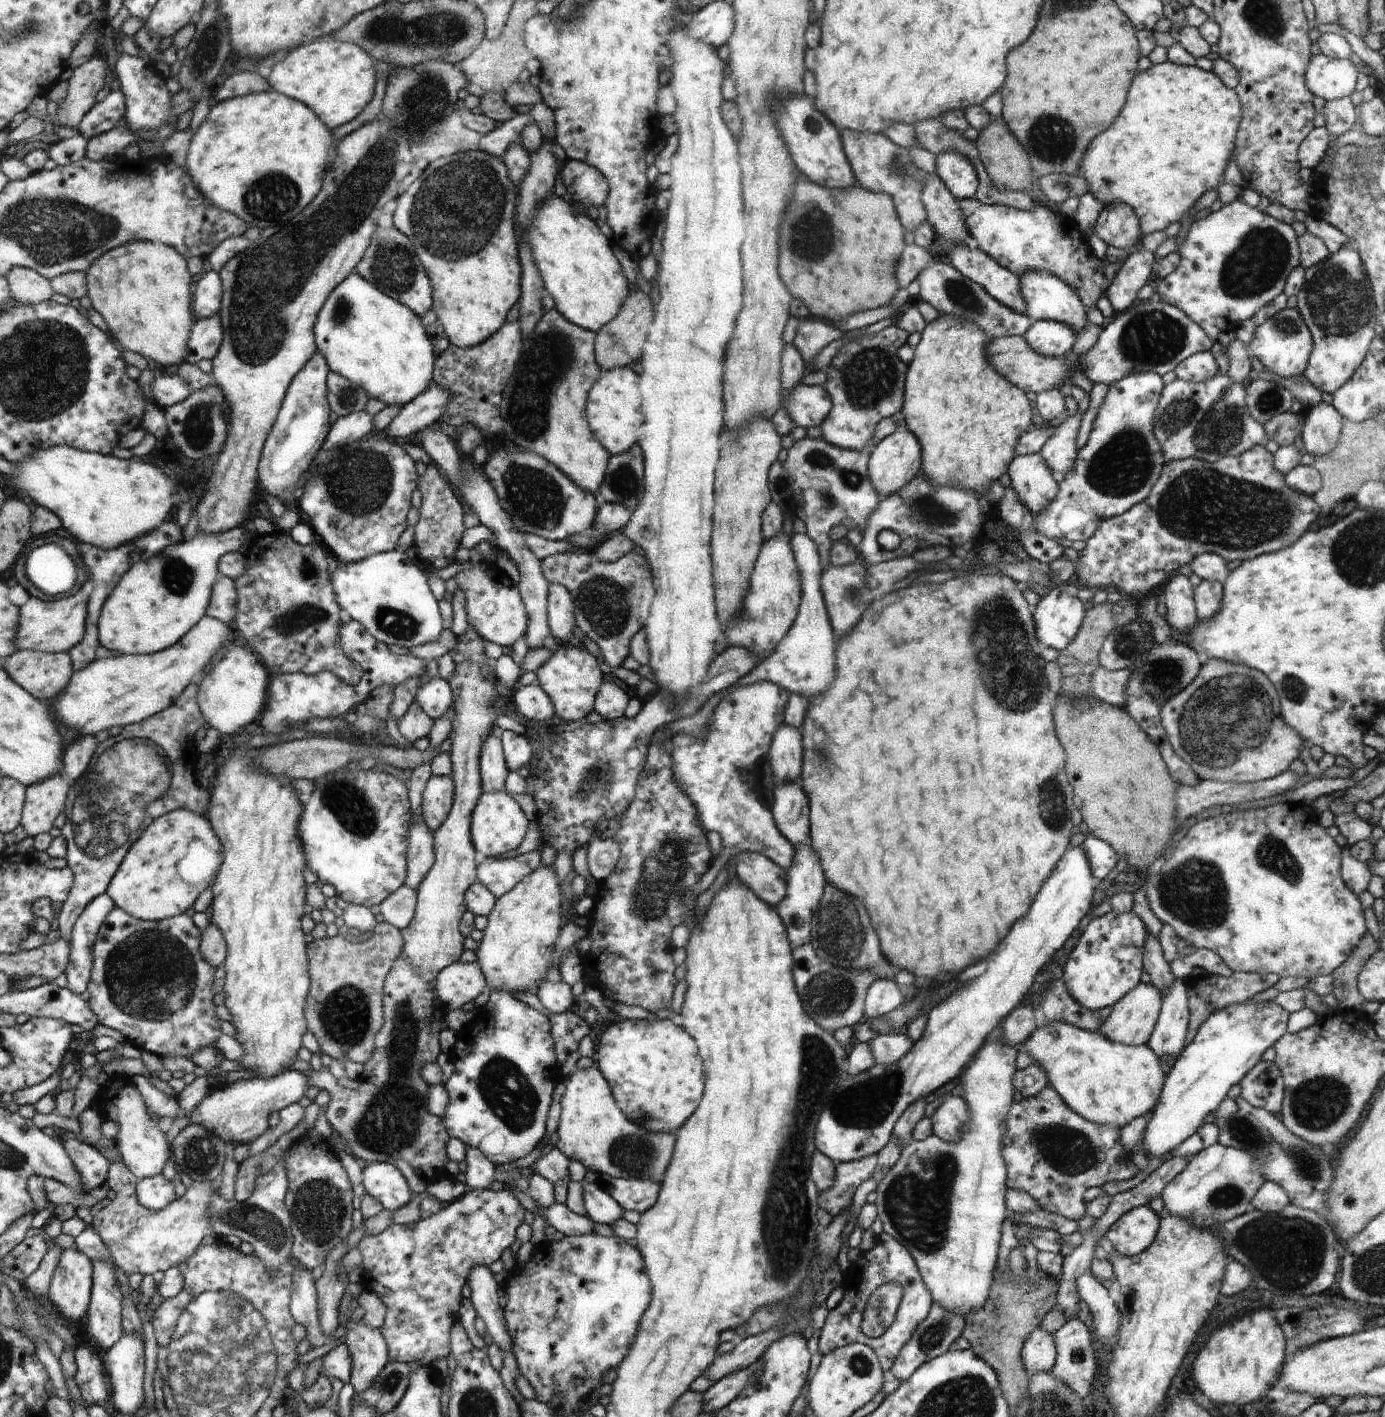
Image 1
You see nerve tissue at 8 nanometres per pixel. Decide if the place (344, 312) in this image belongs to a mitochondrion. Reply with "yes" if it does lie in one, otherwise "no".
yes

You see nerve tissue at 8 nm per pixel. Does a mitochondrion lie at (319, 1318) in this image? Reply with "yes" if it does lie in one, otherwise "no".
no

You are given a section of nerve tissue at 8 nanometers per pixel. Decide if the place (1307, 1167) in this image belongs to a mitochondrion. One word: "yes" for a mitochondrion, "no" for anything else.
yes

